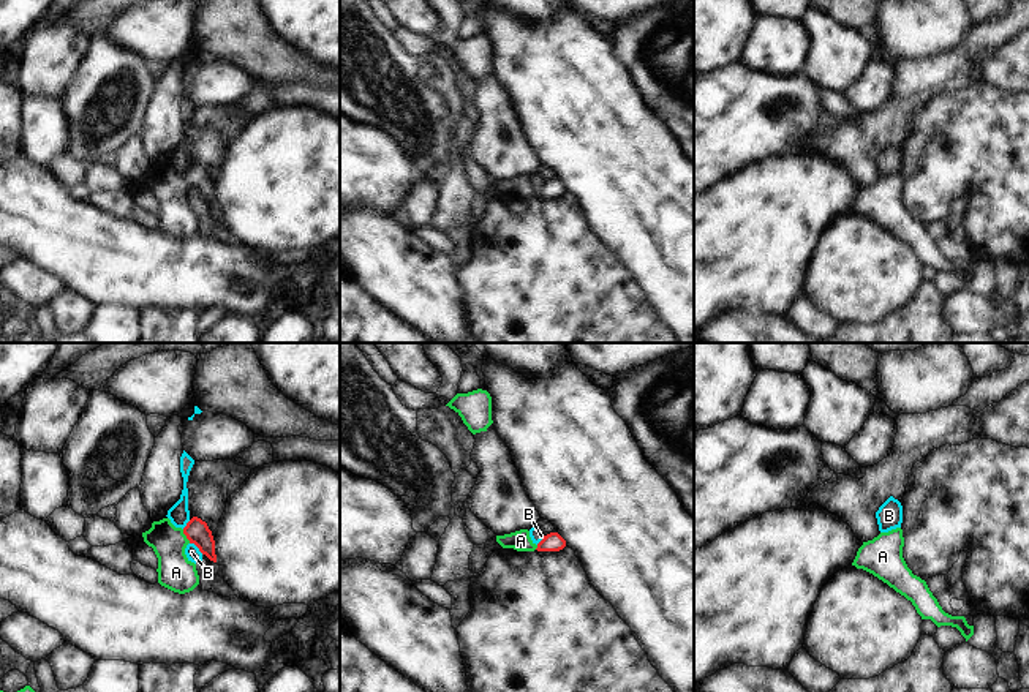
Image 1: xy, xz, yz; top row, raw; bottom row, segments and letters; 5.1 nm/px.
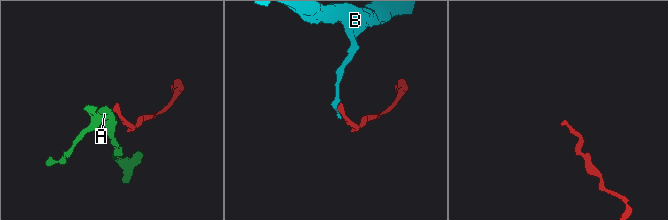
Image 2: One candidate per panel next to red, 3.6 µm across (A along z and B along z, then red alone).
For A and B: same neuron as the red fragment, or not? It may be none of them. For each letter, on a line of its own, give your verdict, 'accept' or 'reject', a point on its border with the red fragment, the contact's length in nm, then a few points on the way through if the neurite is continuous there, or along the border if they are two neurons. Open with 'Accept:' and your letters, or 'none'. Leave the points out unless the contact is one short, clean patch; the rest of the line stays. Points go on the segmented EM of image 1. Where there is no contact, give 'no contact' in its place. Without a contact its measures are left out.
Accept: A
A: accept; meets red in xy at (185, 534); contact 80 nm long; runs through xy (196, 531), (185, 534), (176, 544), (176, 572)
B: reject; meets red in xy at (196, 545); contact 90 nm long; border along xy (190, 542), (203, 553)

